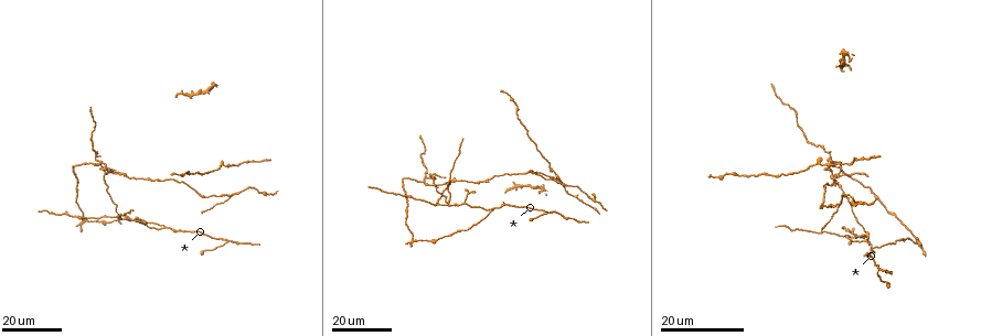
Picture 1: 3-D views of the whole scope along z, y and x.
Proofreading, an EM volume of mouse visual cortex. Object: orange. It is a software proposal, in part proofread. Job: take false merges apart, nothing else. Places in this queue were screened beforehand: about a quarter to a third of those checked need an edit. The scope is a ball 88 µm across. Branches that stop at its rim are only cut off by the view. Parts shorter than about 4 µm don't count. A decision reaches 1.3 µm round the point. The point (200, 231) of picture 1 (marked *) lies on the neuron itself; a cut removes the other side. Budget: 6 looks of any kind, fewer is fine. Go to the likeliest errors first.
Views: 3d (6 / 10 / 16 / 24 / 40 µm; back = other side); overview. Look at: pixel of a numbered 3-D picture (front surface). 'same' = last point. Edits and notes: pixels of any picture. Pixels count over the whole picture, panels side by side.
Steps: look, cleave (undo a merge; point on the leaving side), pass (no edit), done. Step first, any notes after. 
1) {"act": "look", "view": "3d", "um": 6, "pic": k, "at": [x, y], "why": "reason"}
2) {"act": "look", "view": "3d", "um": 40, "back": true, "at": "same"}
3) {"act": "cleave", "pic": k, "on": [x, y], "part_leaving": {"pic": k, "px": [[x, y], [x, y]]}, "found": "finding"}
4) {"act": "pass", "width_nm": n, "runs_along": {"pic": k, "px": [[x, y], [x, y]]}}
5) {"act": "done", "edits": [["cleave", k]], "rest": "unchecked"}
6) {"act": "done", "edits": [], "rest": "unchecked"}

{"act": "look", "view": "3d", "um": 16, "pic": 1, "at": [550, 170], "why": "arms part here"}

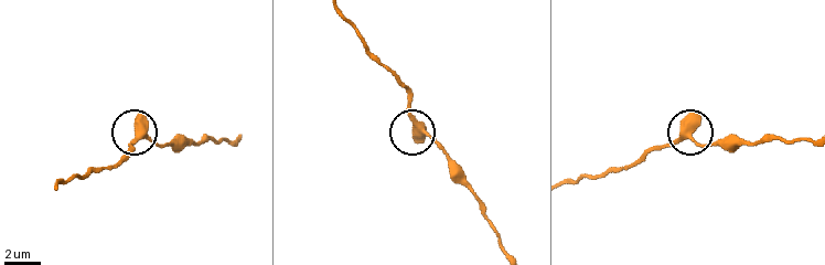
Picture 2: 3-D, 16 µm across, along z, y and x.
{"act": "look", "view": "3d", "um": 10, "pic": 2, "at": [680, 134]}

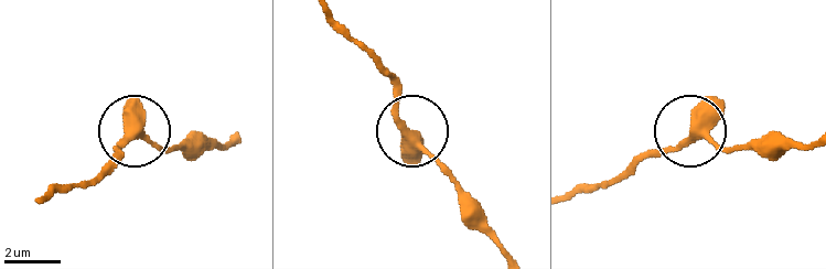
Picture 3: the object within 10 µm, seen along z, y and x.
{"act": "pass", "width_nm": 370, "found": "one neuron here"}

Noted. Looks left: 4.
{"act": "look", "view": "3d", "um": 24, "pic": 1, "at": [228, 241]}

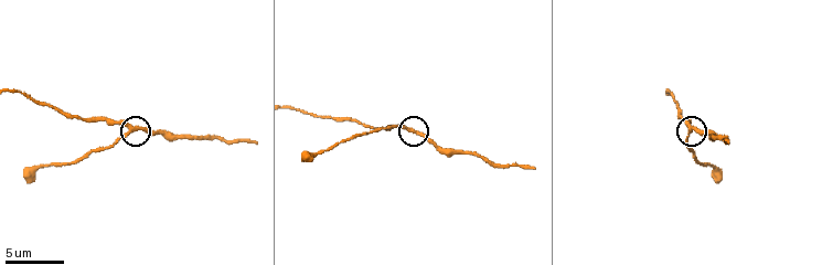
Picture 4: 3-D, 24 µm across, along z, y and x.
{"act": "look", "view": "3d", "um": 6, "pic": 4, "at": [134, 130]}

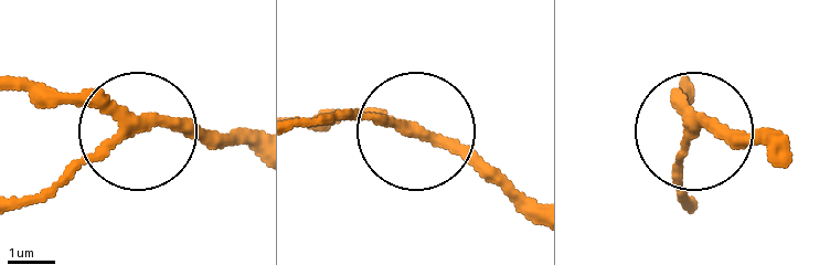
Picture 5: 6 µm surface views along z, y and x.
{"act": "pass", "arms": 3, "found": "one neuron here"}

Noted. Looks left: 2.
{"act": "look", "view": "3d", "um": 24, "pic": 1, "at": [165, 227], "why": "branch point"}

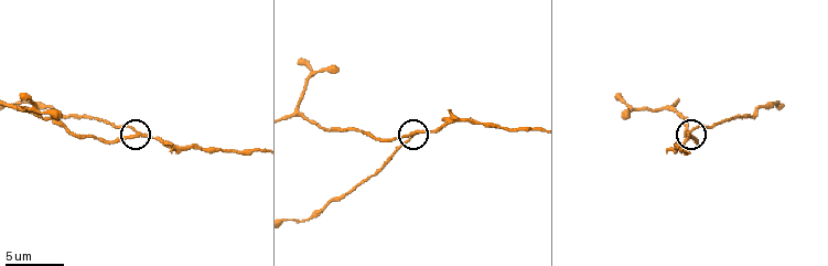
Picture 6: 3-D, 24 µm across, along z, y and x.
{"act": "look", "view": "3d", "um": 6, "pic": 6, "at": [137, 134]}

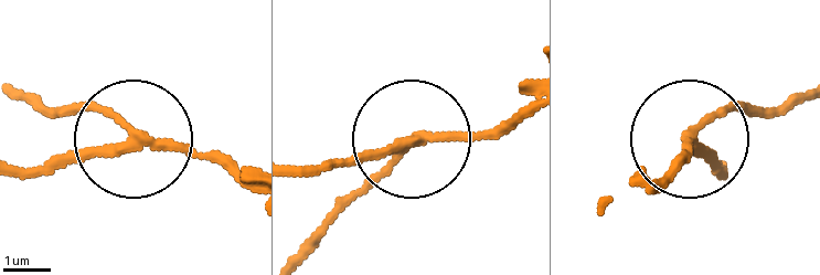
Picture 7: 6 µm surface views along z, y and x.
{"act": "cleave", "pic": 7, "on": [93, 108], "arms": 3, "part_leaving": {"pic": 7, "px": [[139, 135], [96, 112], [25, 104]]}, "found": "a second neuron is stuck on"}

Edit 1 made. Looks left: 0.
{"act": "done", "edits": [["cleave", 7]], "rest": "unchecked"}

